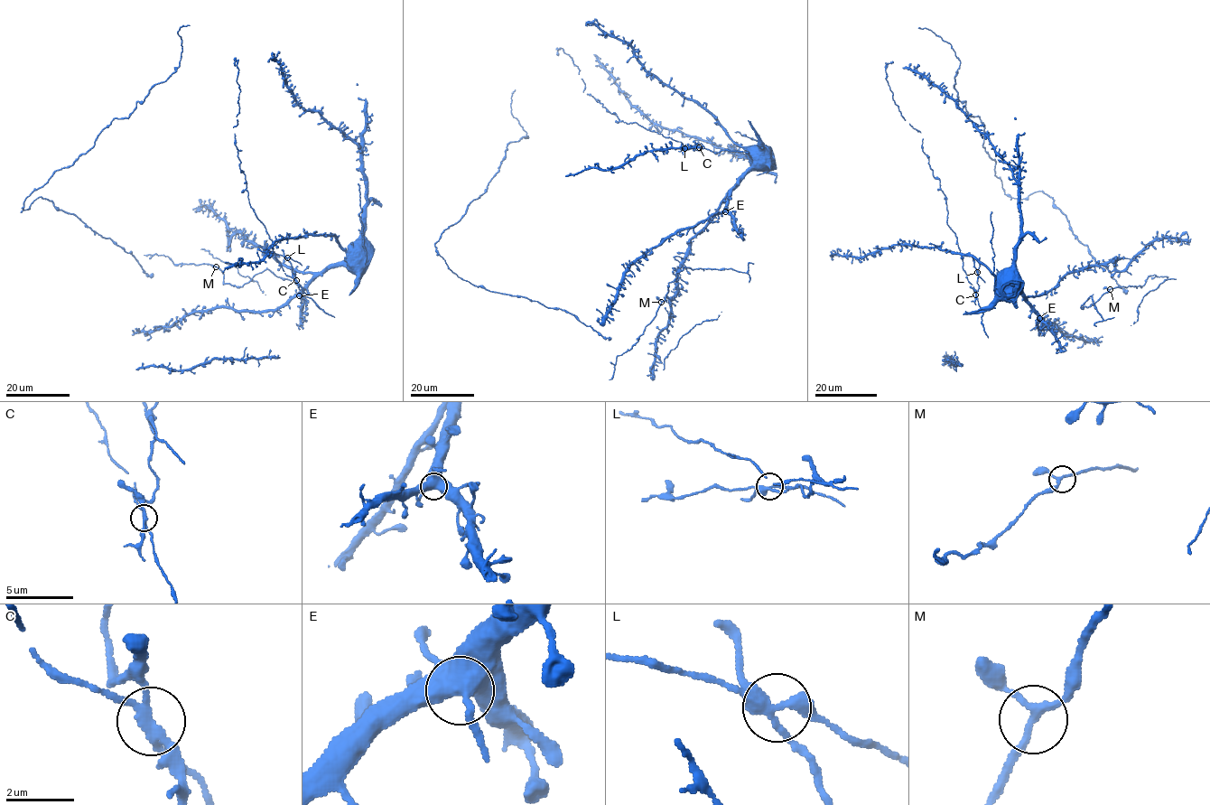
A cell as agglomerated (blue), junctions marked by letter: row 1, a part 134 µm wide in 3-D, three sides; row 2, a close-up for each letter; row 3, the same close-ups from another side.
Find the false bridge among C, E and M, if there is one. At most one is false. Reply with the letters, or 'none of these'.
C

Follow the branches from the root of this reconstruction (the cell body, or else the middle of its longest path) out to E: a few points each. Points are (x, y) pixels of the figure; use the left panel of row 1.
E: (361, 257), (347, 266), (329, 267), (299, 295)

